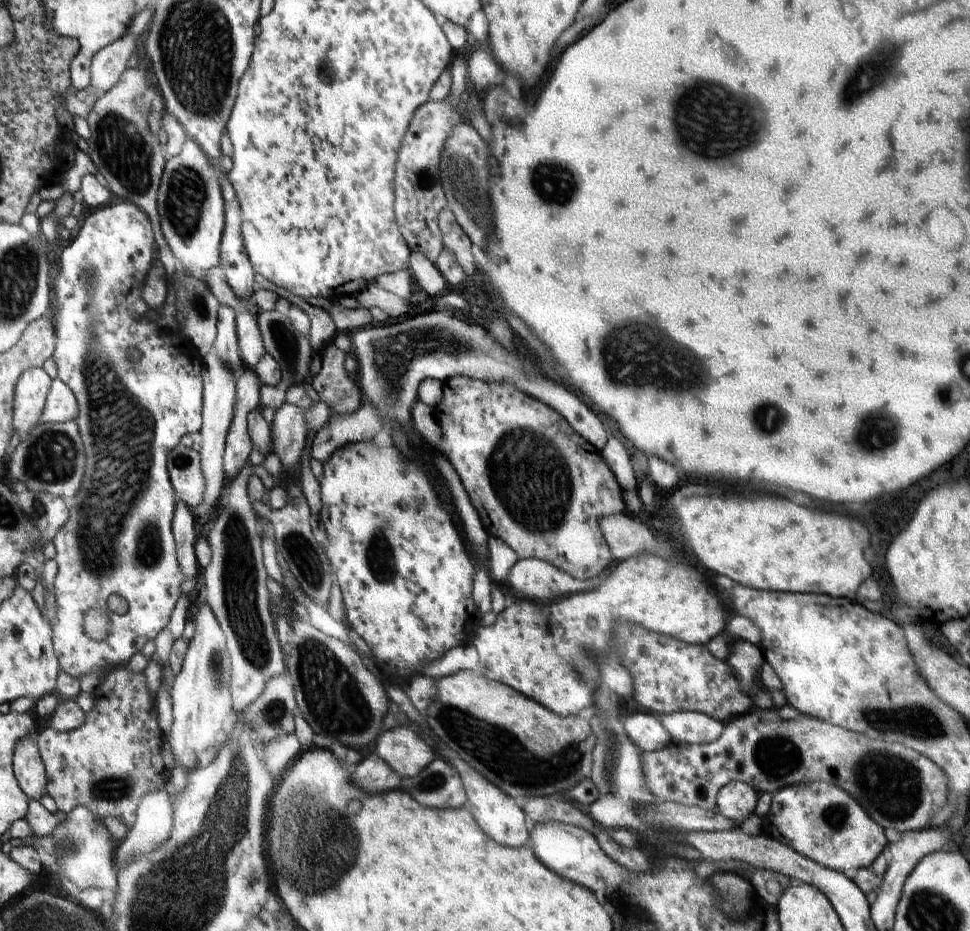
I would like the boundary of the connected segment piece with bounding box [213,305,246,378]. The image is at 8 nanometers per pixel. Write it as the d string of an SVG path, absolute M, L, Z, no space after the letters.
M220 306L217 315L217 338L213 348L216 357L238 378L246 367L240 355L235 316L236 312L232 307Z

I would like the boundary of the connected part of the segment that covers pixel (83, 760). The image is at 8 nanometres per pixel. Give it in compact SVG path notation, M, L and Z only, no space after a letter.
M126 666L110 671L100 684L102 694L96 696L95 706L86 712L81 728L70 731L46 728L36 736L35 744L49 781L47 794L56 802L59 811L66 814L78 806L84 806L102 822L112 817L131 827L136 819L139 801L146 794L164 788L169 782L168 769L161 756L164 734L157 722L156 696L150 696L143 672L134 673Z

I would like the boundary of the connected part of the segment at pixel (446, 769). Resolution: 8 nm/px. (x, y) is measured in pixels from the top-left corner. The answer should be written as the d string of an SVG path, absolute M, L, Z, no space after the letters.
M438 756L417 776L411 777L406 792L427 808L460 809L467 805L461 777L442 756Z

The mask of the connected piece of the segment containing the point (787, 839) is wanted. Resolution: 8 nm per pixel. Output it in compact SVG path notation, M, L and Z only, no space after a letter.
M814 780L810 784L792 784L771 795L770 812L762 818L763 833L821 866L842 873L851 868L869 869L890 844L885 836L885 828L872 820L859 801L852 798L846 790L832 786L828 782Z

